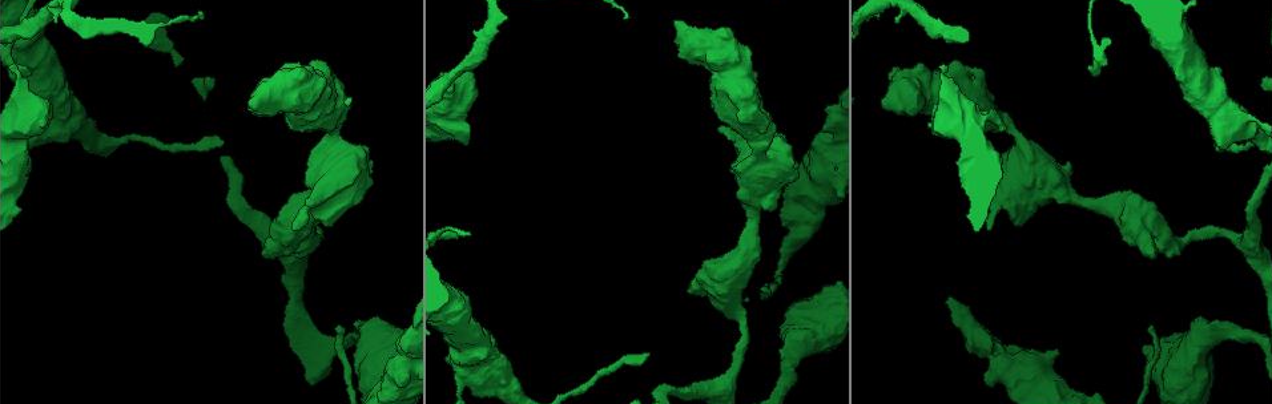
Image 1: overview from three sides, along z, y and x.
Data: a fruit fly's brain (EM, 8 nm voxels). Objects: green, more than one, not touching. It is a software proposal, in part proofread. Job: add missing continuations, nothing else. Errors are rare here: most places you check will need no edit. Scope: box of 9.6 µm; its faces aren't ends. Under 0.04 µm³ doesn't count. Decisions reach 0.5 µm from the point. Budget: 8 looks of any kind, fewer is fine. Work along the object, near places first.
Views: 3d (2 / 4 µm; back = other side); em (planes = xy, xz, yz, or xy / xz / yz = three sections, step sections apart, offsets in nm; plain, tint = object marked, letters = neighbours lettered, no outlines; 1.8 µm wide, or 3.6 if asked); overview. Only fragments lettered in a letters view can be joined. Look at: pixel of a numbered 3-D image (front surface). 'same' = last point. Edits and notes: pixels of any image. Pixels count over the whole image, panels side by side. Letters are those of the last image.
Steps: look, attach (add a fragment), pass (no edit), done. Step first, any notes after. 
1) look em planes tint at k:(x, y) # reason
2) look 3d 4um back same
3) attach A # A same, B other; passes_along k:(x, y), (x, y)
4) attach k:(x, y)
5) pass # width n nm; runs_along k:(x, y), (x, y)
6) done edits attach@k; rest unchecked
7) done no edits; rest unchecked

look 3d 2um at 1:(220, 141) # long arm stops here

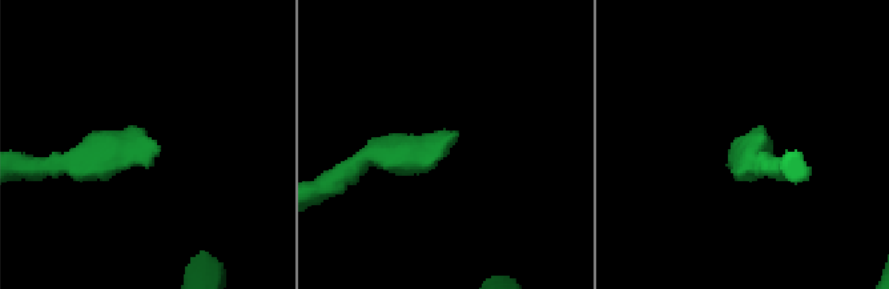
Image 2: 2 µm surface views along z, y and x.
look em xy step 16 letters at 2:(453, 136)

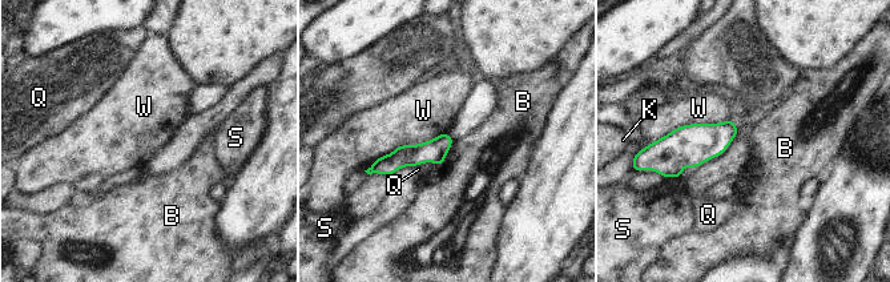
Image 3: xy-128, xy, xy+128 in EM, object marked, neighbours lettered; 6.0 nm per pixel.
pass # B other, K other, Q other, S other, W other; runs_along 3:(448, 141), (373, 169); no lettered fragment goes on from it

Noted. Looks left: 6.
look em xz step 16 letters at 1:(761, 288) # long arm stops here

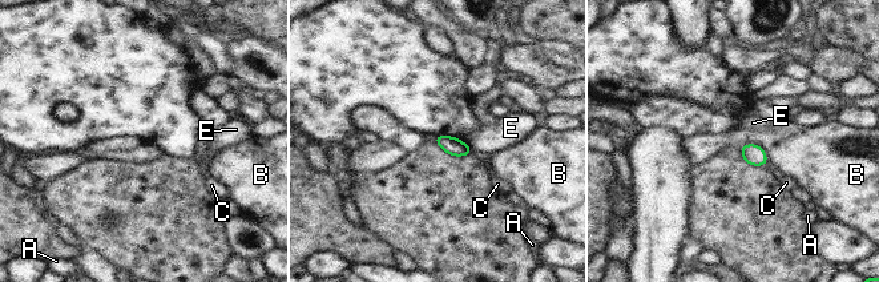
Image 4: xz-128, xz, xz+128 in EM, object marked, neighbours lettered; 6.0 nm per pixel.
pass # width 90 nm; A other, B other, C other, E other; border 4:(467, 144), (472, 150); none of them fits

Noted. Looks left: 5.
look 3d 4um at 1:(465, 145) # branch stops here

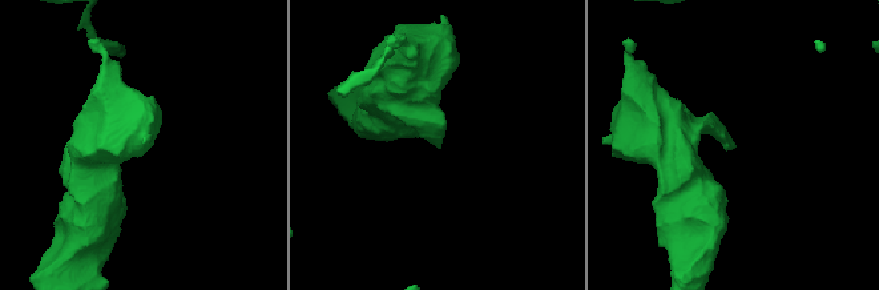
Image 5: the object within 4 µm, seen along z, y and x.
look em planes tint at 5:(438, 145) # need the tissue

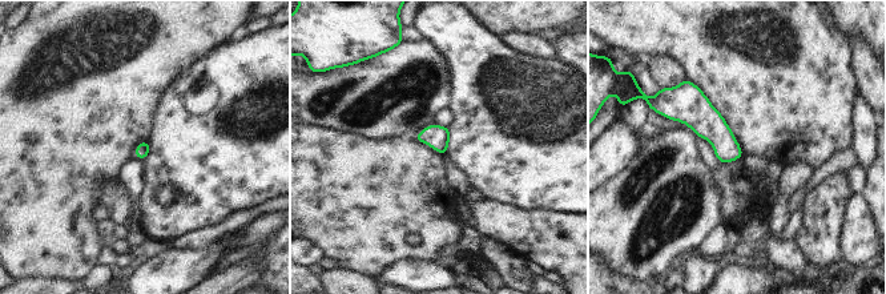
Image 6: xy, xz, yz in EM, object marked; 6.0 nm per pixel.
look em planes letters same

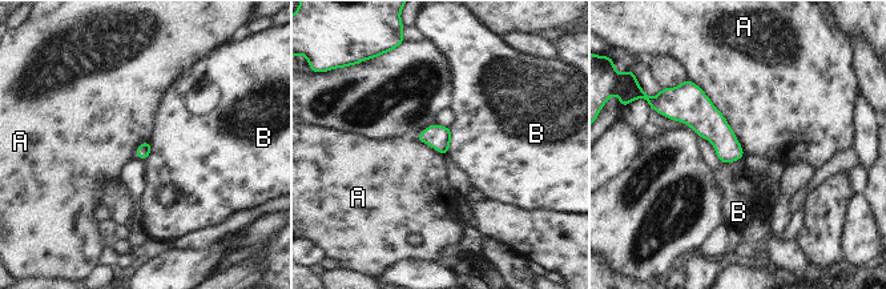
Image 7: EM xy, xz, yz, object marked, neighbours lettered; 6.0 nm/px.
pass # longest_contact A 600 nm; A other, B other; none of them fits

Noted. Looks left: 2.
look 3d 2um at 1:(880, 13) # free end

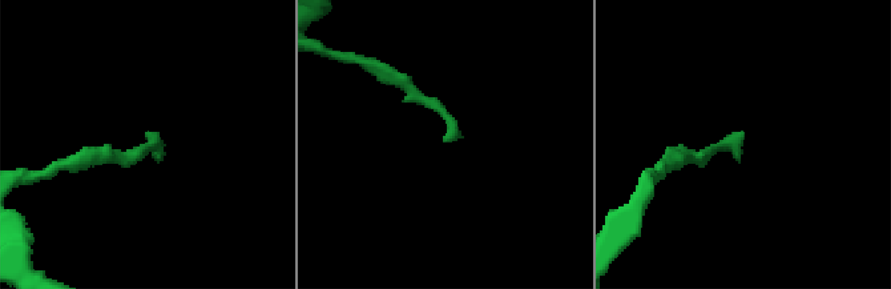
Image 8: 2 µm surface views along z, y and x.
look em planes letters at 8:(449, 140)

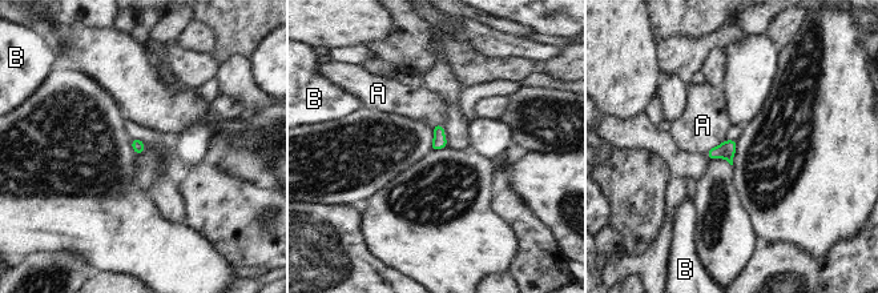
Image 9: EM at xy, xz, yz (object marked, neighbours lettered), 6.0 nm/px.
pass # width 80 nm; A other, B other; border 9:(725, 140), (705, 152); no lettered fragment goes on from it

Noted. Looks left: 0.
done no edits; rest unchecked

